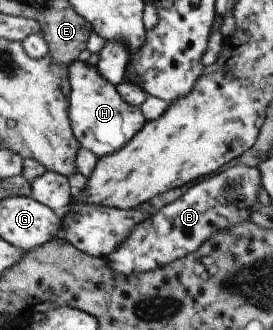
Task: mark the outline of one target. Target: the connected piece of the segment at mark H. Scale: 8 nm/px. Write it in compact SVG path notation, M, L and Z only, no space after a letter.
M76 60L68 66L67 83L71 87L67 96L68 115L74 137L82 148L89 149L102 157L124 147L147 122L139 107L126 103L120 93L105 77L99 74L95 65Z

